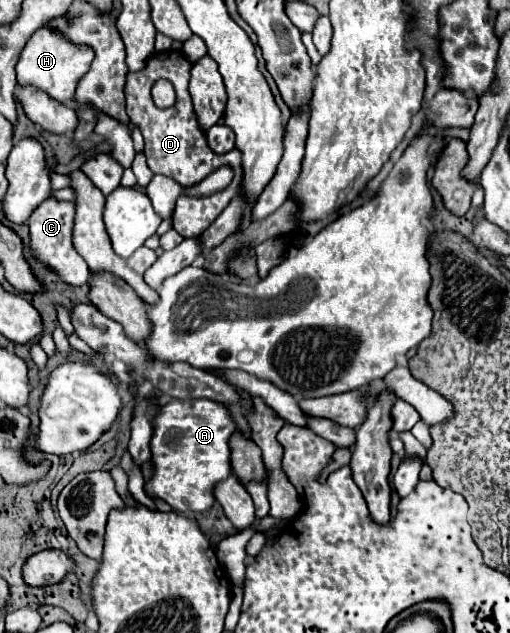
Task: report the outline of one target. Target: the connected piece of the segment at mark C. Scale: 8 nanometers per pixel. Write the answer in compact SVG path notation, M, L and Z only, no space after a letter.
M48 197L42 201L30 215L28 227L30 227L30 243L34 249L34 255L44 261L48 267L52 267L66 283L70 285L84 285L90 279L90 269L82 255L76 251L72 243L72 229L74 229L74 215L76 205L70 201L58 201L54 197Z

